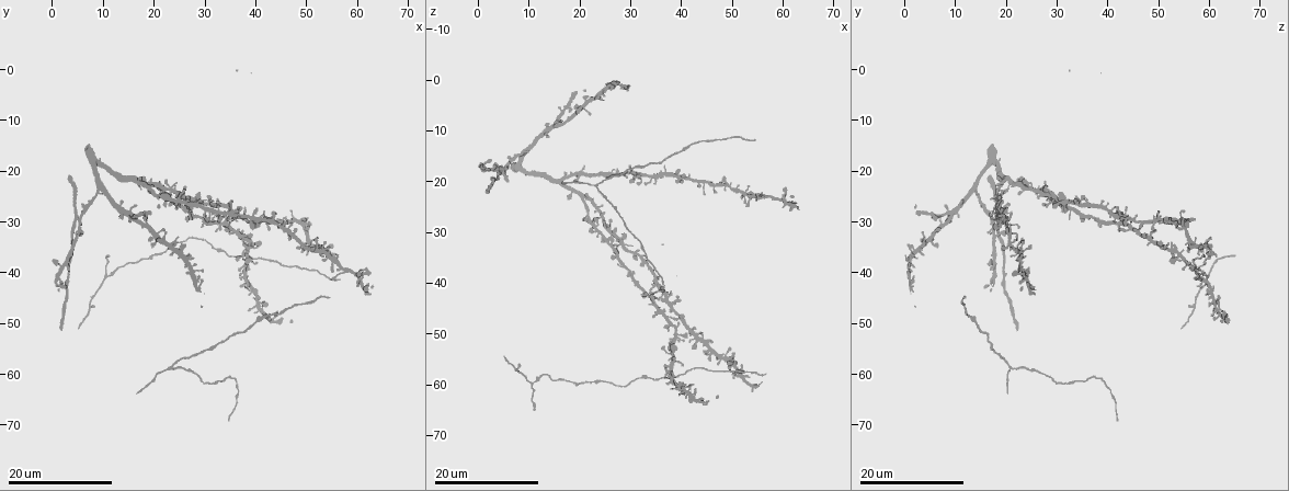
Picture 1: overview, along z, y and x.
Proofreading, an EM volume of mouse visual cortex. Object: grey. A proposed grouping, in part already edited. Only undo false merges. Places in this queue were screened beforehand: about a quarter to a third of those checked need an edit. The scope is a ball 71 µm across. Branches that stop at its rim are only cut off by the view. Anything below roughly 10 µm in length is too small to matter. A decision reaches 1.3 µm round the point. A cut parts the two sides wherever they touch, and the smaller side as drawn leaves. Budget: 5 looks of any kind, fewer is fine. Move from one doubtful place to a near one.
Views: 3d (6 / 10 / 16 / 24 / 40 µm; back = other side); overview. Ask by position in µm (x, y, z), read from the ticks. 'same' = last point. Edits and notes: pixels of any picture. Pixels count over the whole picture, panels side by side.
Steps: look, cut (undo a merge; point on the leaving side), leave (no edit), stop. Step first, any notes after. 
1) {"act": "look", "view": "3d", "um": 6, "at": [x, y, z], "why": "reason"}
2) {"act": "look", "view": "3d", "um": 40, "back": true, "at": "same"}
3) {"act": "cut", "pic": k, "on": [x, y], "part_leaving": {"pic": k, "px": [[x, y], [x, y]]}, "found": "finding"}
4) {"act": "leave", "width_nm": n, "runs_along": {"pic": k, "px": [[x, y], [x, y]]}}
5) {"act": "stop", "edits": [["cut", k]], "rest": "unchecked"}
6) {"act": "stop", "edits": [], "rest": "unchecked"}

{"act": "look", "view": "3d", "um": 16, "at": [30.5, 55.0, 17.5], "why": "calibre changes"}

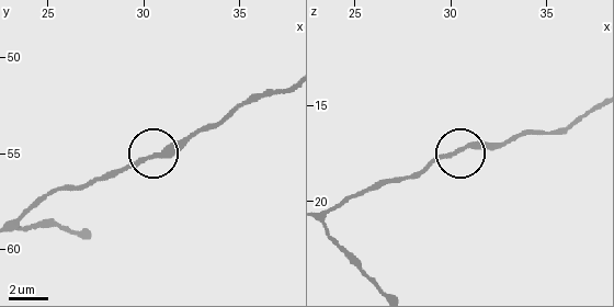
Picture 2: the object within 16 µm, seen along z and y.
{"act": "look", "view": "3d", "um": 10, "at": [30.5, 55.1, 17.2]}

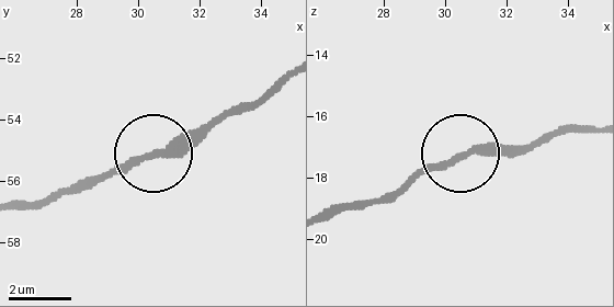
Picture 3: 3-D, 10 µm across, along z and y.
{"act": "leave", "runs_along": {"pic": 3, "px": [[589, 124], [423, 166], [387, 200]]}, "found": "continuous, no second neuron"}

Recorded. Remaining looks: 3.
{"act": "look", "view": "3d", "um": 24, "at": [23.5, 58.5, 22.0], "why": "side arm on a straight run"}

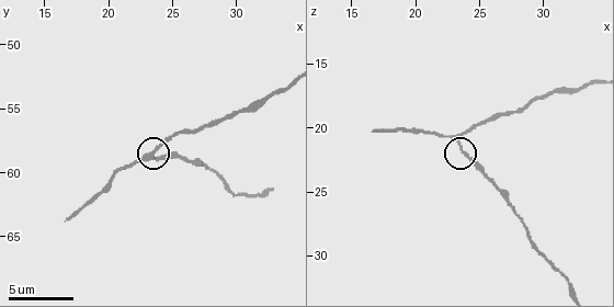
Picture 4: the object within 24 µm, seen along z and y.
{"act": "look", "view": "3d", "um": 6, "at": [23.8, 59.0, 21.8]}

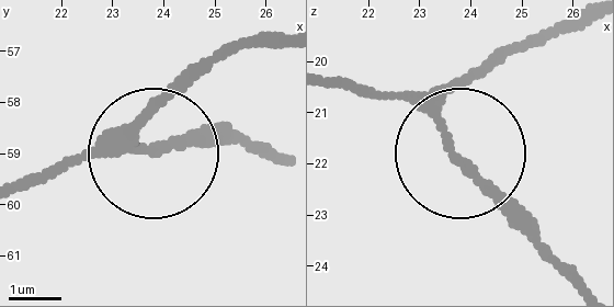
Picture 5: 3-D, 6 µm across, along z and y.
{"act": "leave", "arms": 3, "runs_along": {"pic": 5, "px": [[277, 35], [173, 88], [134, 136], [160, 154], [260, 140]]}, "found": "continuous, no second neuron"}

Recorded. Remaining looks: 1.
{"act": "stop", "edits": [], "rest": "unchecked"}

